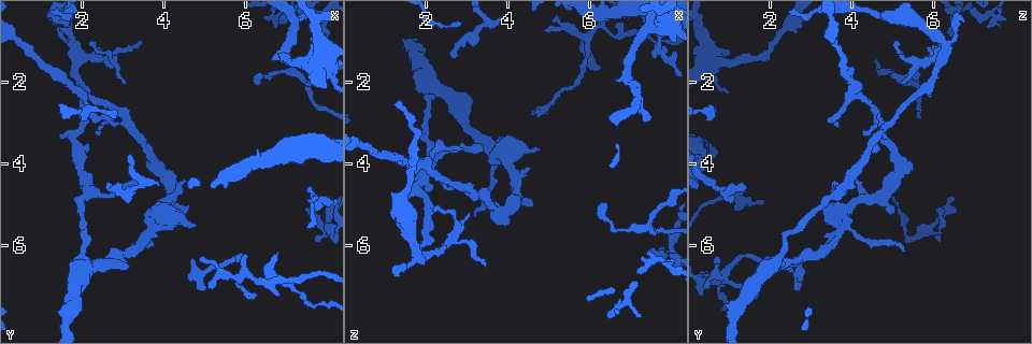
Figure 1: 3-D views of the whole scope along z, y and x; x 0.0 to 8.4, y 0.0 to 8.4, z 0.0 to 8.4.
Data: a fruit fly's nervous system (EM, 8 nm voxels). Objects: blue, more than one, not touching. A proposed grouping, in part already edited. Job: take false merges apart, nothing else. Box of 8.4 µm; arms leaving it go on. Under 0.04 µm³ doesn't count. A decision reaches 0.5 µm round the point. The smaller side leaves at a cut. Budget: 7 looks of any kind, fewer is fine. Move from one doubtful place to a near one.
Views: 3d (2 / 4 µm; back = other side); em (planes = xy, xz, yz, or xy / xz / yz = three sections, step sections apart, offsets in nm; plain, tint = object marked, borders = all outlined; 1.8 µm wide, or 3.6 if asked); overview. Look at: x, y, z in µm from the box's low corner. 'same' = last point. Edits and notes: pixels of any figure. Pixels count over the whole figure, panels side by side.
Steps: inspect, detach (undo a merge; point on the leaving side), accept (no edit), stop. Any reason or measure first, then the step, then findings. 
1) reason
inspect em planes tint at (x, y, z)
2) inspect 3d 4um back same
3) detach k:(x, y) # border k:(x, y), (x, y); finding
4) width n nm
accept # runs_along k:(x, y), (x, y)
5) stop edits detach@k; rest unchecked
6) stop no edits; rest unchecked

arms part here
inspect 3d 2um at (1.95, 1.50, 6.15)

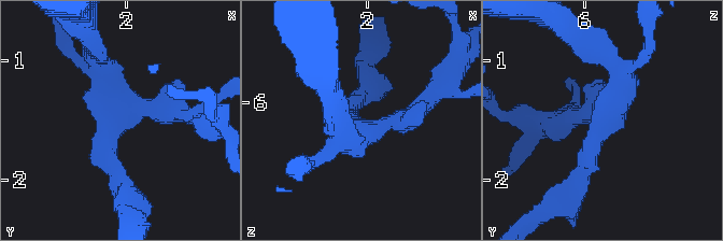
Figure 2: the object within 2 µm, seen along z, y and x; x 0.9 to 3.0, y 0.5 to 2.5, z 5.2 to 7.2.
inspect em 3.6um yz step 8 tint at (1.90, 1.50, 6.16)

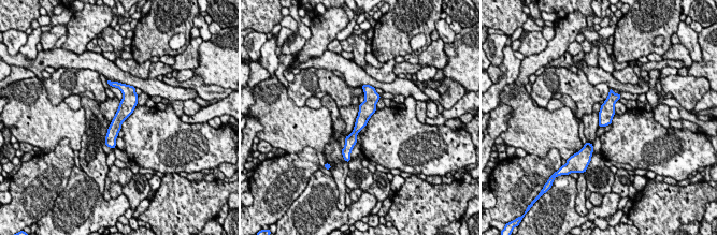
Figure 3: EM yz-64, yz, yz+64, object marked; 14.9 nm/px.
width 200 nm
accept # runs_along 3:(367, 88), (369, 106), (348, 146); one neuron here

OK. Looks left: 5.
three-way junction
inspect em planes tint at (2.10, 6.50, 2.10)

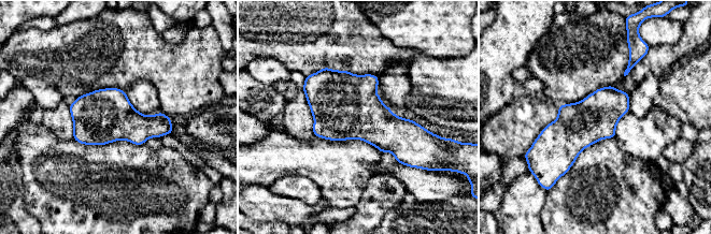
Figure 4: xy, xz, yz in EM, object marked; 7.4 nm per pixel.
accept # all the same neuron

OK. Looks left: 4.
calibre changes
inspect em 3.6um yz step 16 tint at (3.75, 5.45, 3.75)

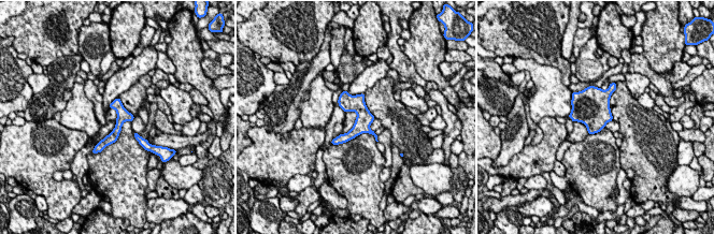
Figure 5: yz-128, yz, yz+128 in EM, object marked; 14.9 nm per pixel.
inspect em 3.6um planes tint same

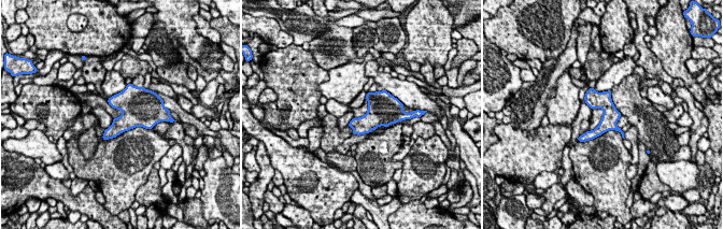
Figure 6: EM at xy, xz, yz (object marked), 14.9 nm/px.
accept # runs_along 6:(608, 94), (607, 122), (581, 139); continuous, no second neuron

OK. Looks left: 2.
stop no edits; rest unchecked

